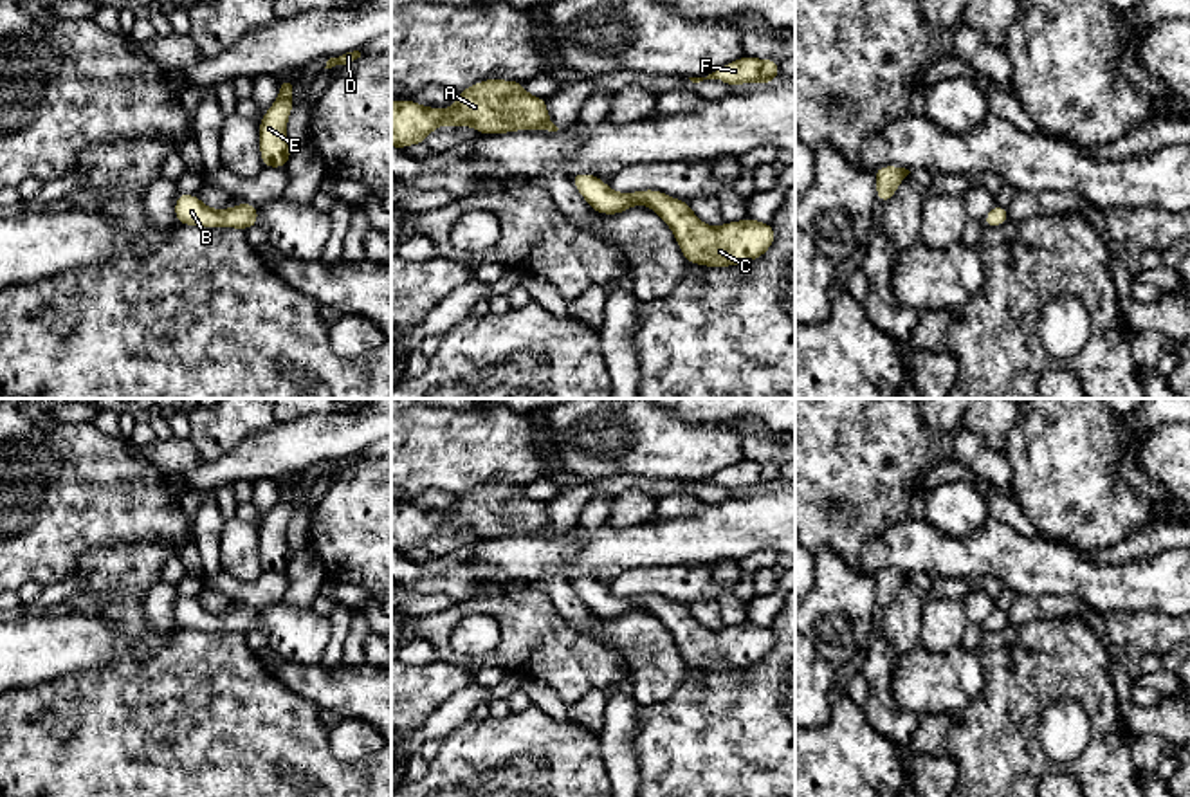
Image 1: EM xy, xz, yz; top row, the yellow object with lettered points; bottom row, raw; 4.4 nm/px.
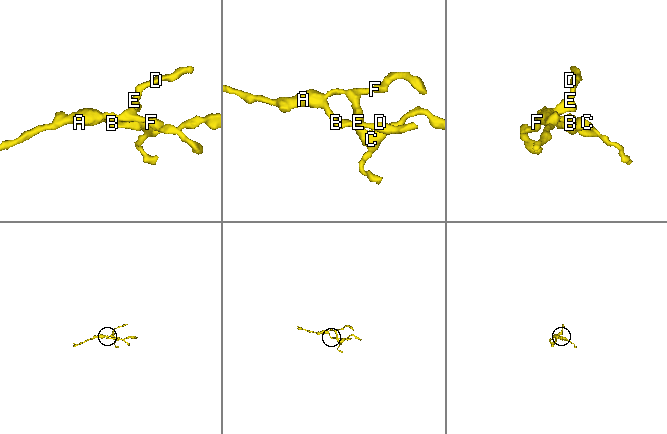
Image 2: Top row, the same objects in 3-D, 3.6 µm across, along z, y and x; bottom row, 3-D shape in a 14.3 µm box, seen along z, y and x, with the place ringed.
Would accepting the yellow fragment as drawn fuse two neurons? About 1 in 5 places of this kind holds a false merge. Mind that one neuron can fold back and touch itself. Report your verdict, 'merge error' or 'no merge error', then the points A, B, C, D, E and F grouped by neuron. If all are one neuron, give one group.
no merge error | A B C D E F

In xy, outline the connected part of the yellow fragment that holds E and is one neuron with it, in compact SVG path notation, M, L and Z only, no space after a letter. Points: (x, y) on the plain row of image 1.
M279 481L279 499L260 525L260 559L263 572L285 572L292 557L287 525L294 508L294 483Z

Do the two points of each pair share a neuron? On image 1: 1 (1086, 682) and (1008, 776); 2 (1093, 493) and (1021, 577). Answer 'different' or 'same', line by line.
1: same
2: different

